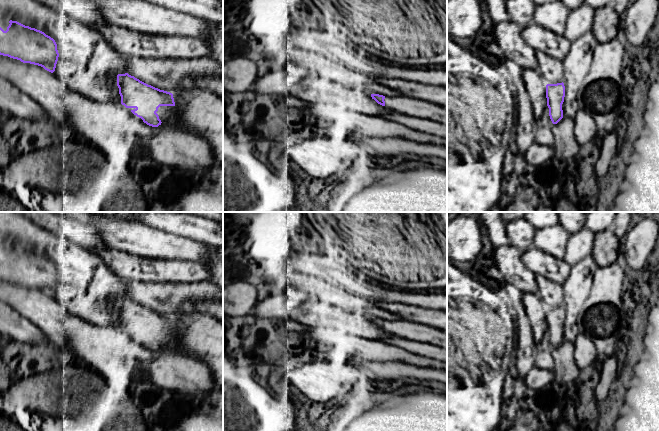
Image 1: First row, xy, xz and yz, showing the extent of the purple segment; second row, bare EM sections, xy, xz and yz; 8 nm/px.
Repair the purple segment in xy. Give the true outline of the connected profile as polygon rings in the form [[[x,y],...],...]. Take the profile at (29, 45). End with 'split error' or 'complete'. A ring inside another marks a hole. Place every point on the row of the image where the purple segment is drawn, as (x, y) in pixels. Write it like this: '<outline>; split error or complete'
[[[17,21],[9,23],[6,31],[0,27],[0,55],[41,66],[53,73],[59,57],[55,40]]]; complete

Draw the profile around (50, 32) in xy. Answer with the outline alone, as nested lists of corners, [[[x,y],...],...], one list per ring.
[[[59,11],[57,13],[57,18],[56,18],[56,23],[54,26],[52,26],[50,29],[45,29],[44,27],[35,27],[37,30],[41,30],[42,32],[44,32],[46,35],[50,36],[51,38],[53,38],[57,44],[57,50],[58,50],[58,41],[55,38],[54,34],[57,30],[59,30],[61,28],[61,12]]]

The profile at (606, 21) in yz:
[[[611,4],[594,10],[592,33],[599,43],[606,43],[615,39],[619,29],[619,15]]]

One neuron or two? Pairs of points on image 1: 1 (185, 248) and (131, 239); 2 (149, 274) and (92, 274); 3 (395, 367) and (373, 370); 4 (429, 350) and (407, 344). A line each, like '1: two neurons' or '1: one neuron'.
1: one neuron
2: two neurons
3: one neuron
4: one neuron

